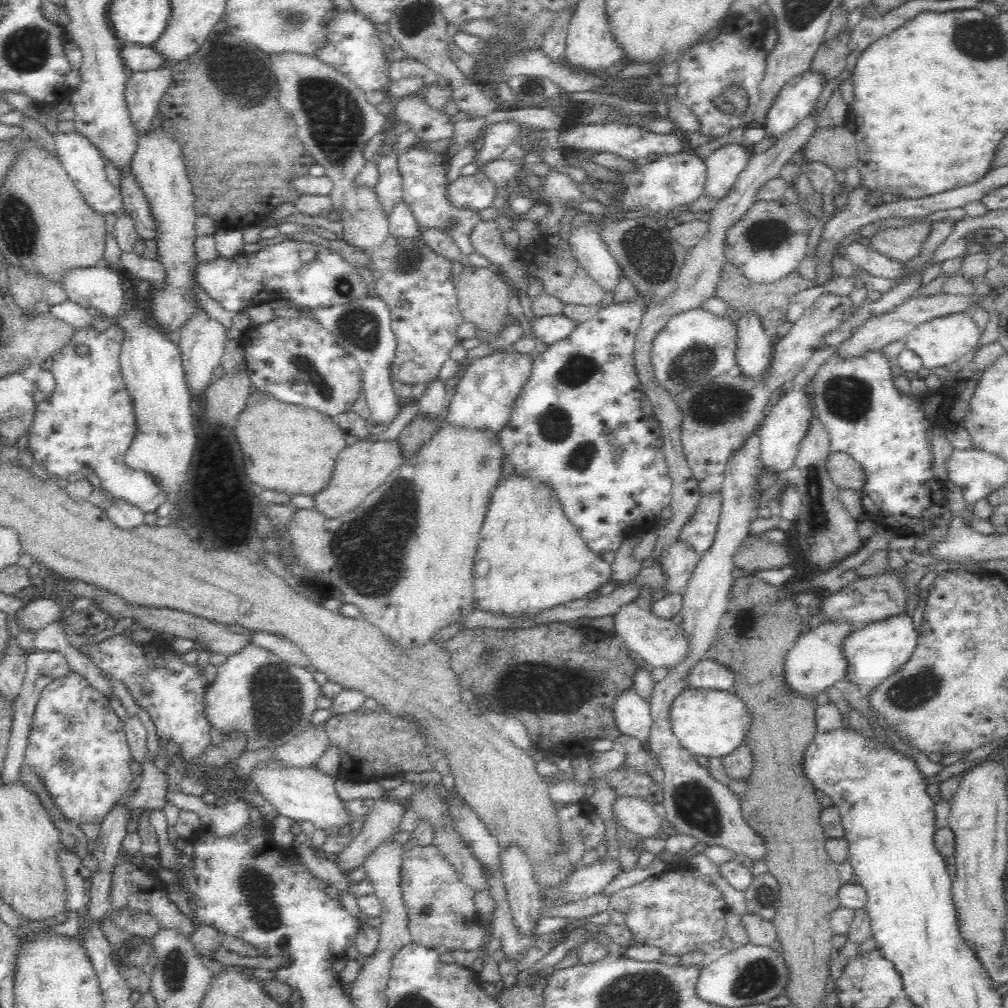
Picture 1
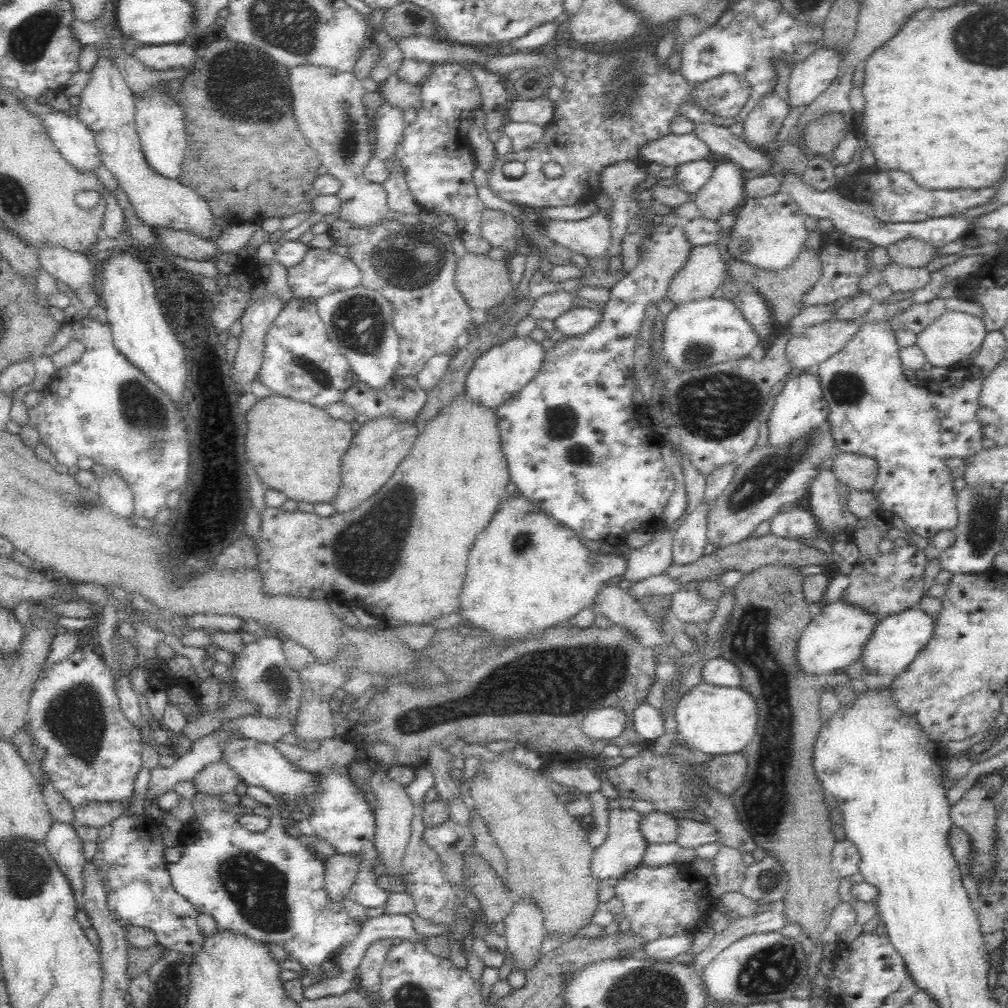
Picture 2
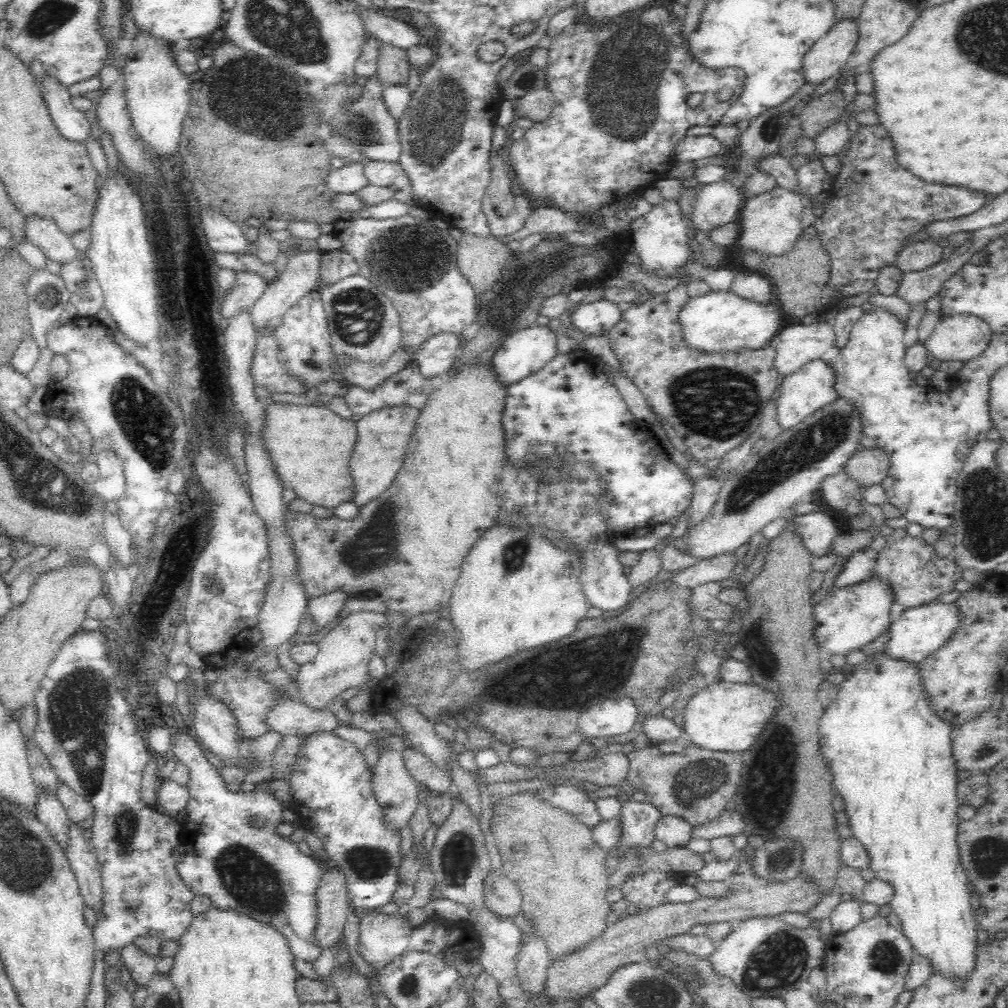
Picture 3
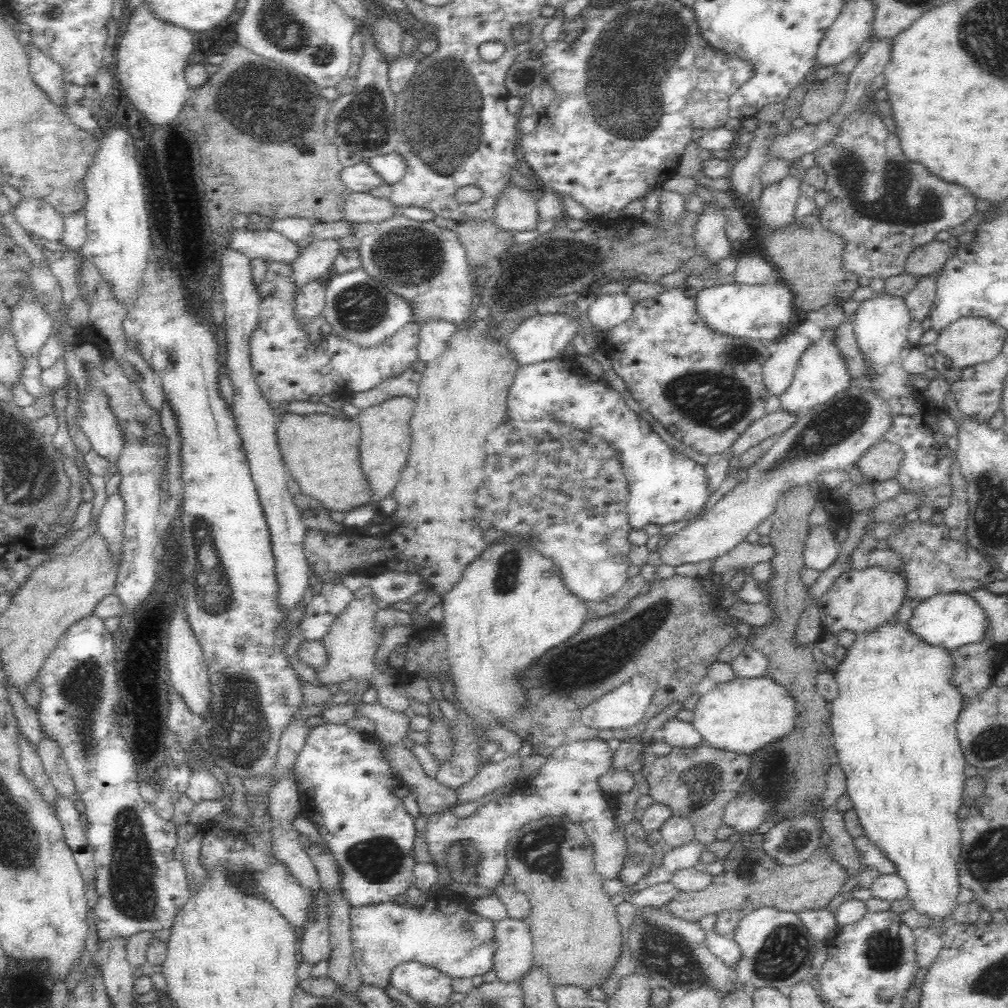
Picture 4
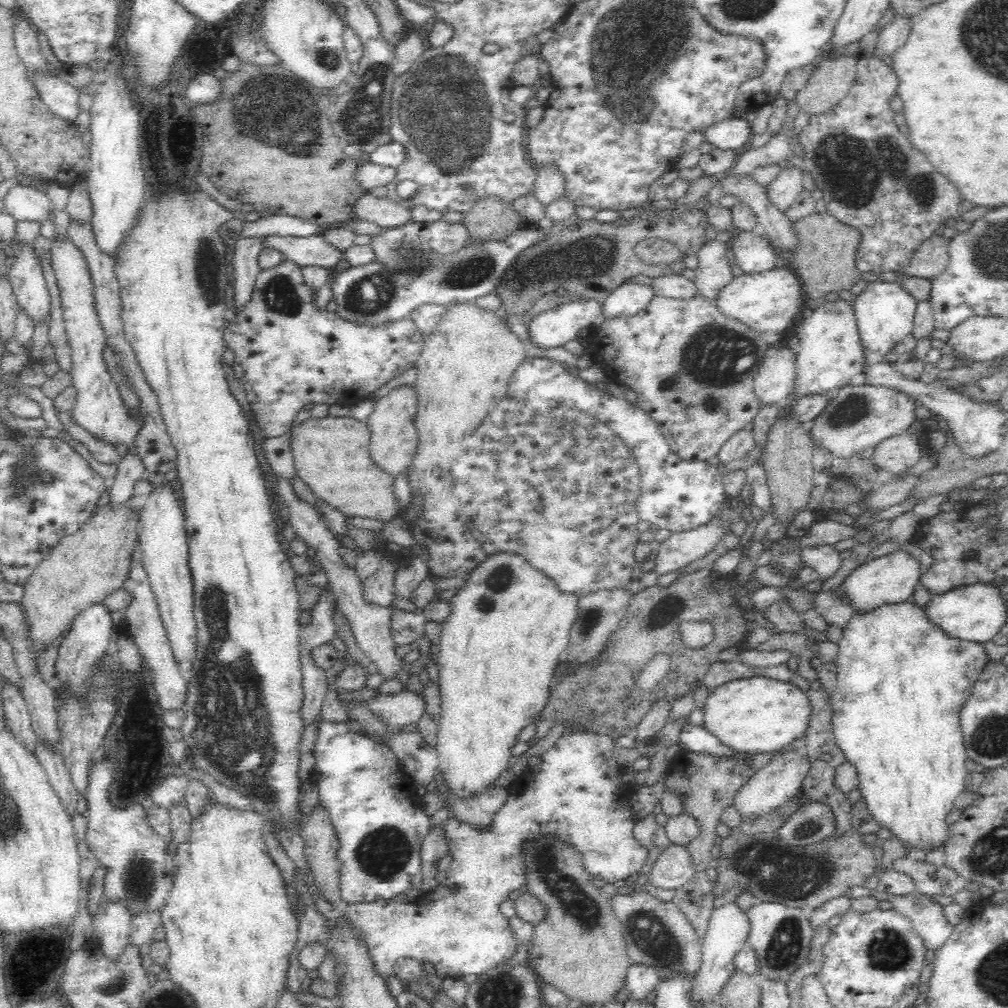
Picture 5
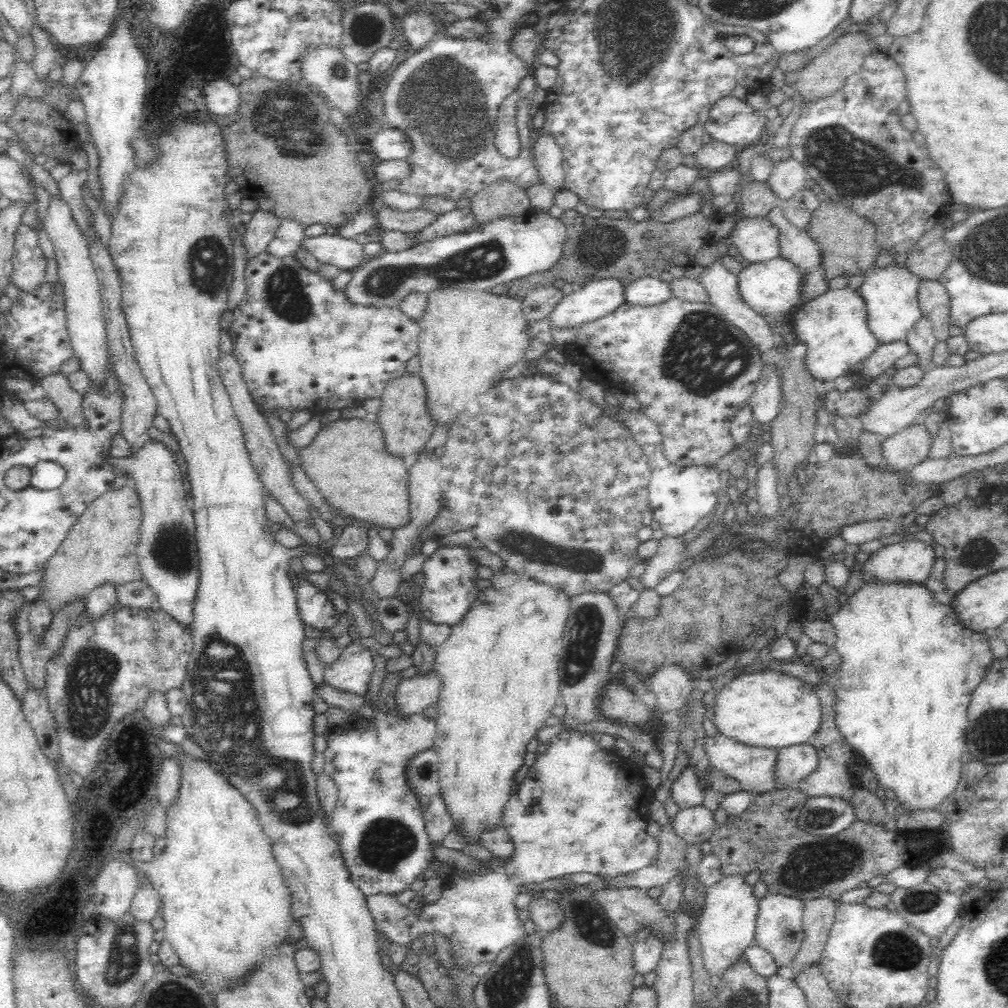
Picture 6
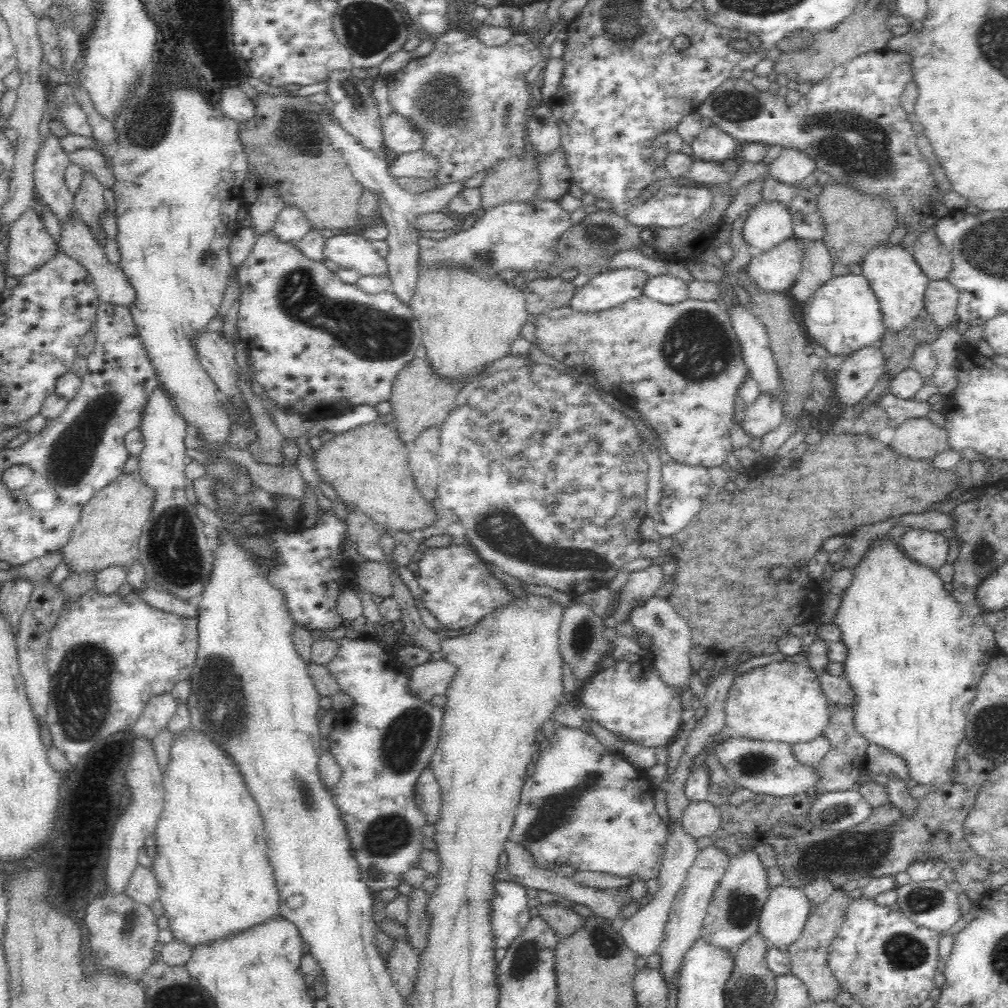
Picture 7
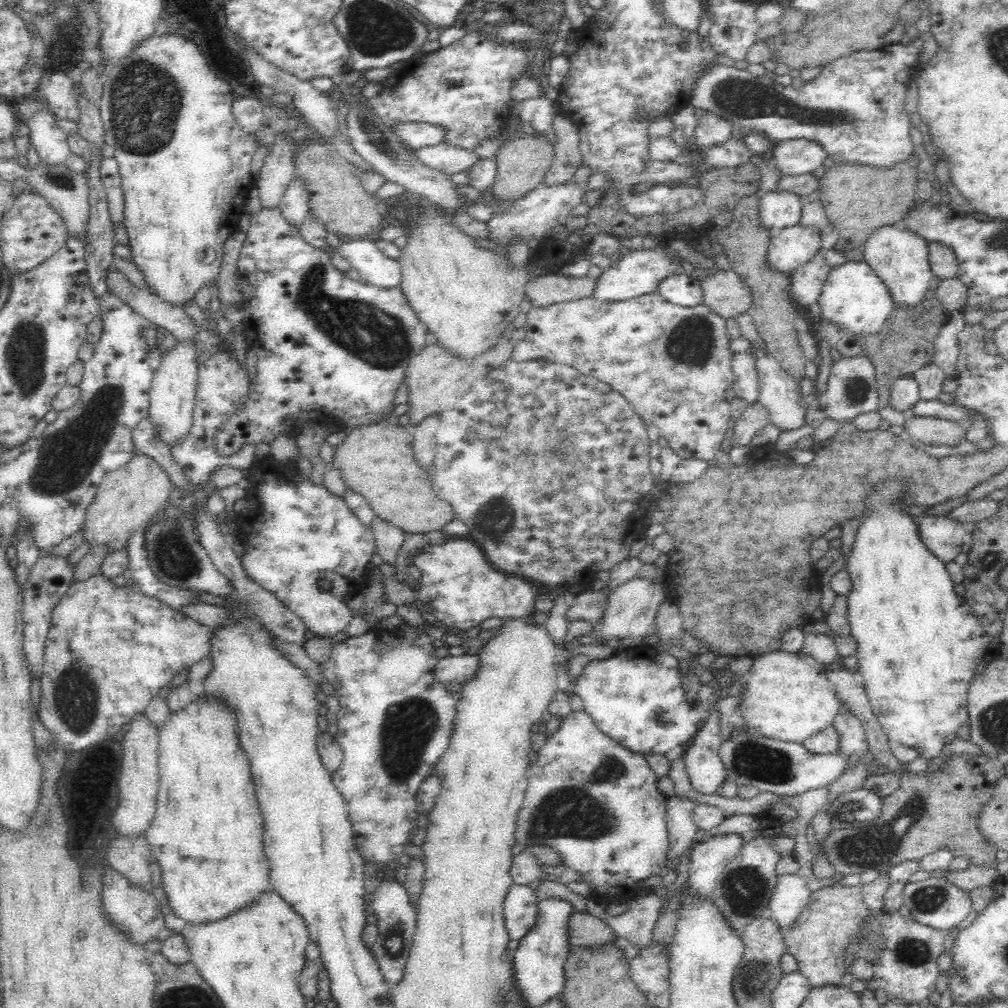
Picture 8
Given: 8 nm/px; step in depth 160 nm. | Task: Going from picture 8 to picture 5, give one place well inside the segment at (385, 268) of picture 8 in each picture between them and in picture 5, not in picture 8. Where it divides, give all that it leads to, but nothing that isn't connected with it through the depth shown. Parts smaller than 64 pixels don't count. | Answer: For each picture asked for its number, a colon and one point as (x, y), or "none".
5: (315, 250)
6: (344, 252)
7: (352, 251)

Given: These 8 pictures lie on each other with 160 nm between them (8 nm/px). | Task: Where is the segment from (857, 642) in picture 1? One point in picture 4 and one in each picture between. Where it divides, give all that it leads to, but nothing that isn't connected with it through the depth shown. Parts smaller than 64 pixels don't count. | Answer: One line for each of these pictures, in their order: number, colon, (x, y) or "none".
2: (898, 638)
3: (920, 631)
4: (954, 619)

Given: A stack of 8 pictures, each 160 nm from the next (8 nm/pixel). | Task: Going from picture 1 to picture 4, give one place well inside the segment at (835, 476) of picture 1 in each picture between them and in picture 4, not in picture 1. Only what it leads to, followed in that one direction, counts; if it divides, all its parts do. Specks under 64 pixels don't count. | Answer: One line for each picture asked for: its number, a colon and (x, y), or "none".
2: (860, 472)
3: (870, 466)
4: (883, 461)

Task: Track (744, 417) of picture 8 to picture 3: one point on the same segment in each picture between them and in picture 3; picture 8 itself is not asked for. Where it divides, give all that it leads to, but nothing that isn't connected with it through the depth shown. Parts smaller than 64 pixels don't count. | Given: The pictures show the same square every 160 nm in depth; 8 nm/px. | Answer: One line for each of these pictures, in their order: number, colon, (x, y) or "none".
3: (794, 345)
4: (777, 373)
5: (774, 382)
6: (765, 401)
7: (766, 413)

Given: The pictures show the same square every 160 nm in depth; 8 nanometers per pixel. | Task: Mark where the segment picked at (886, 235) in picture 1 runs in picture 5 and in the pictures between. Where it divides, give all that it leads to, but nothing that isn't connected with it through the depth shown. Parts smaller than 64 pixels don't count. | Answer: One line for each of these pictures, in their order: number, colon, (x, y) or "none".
2: (914, 253)
3: (920, 255)
4: (926, 260)
5: (931, 259)

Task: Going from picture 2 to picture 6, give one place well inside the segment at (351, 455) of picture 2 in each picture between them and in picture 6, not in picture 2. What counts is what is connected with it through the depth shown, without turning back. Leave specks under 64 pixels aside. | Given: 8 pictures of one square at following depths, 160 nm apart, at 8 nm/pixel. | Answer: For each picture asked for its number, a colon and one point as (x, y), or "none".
3: (384, 435)
4: (386, 440)
5: (394, 442)
6: (404, 415)

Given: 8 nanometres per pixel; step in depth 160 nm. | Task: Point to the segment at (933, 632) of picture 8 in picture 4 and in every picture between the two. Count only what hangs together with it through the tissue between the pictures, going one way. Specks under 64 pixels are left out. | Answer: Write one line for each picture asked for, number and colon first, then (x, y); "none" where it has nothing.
4: (894, 722)
5: (902, 681)
6: (909, 664)
7: (915, 654)

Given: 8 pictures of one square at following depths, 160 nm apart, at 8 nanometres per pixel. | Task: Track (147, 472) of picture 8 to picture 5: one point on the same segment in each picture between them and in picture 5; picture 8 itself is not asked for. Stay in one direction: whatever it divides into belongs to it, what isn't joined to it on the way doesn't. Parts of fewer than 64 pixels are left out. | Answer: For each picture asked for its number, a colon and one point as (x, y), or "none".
5: (85, 567)
6: (101, 548)
7: (107, 534)

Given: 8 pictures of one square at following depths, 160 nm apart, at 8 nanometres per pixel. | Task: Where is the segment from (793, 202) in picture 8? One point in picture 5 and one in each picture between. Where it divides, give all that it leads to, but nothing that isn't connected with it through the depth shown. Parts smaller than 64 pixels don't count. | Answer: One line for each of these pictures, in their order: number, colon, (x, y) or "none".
5: (752, 252)
6: (756, 238)
7: (768, 222)

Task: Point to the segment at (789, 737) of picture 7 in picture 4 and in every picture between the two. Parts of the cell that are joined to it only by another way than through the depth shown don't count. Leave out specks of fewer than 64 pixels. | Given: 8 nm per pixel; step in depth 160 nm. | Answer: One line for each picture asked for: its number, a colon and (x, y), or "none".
4: (743, 715)
5: (758, 714)
6: (768, 708)

